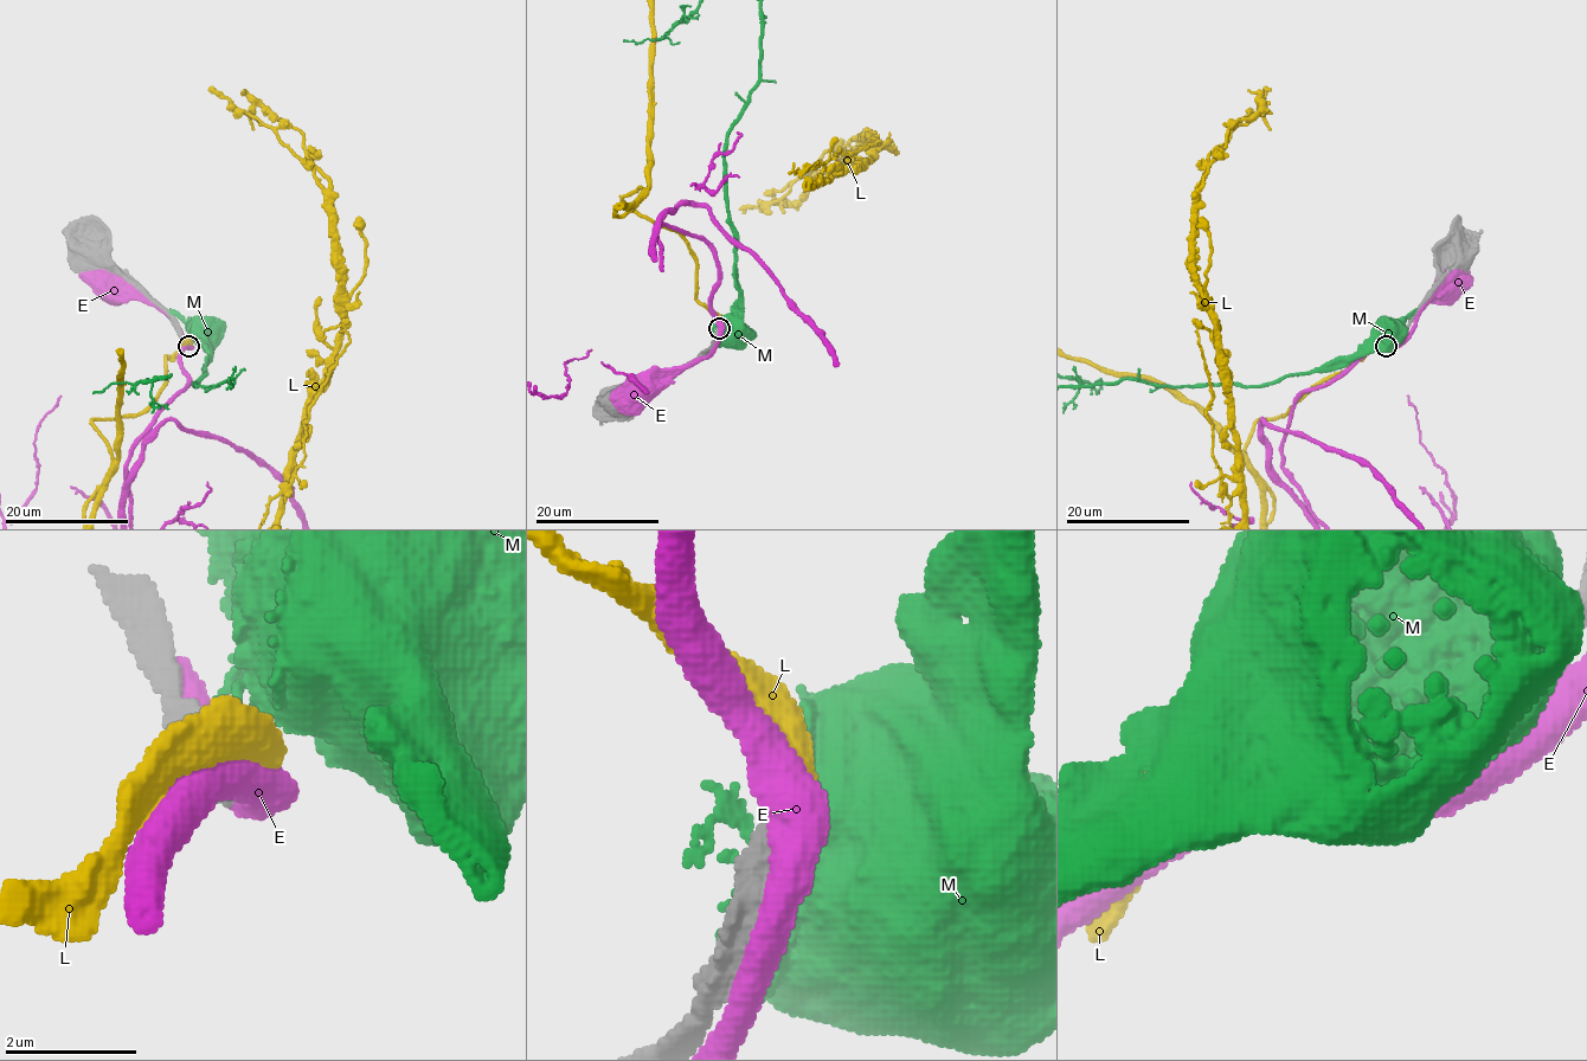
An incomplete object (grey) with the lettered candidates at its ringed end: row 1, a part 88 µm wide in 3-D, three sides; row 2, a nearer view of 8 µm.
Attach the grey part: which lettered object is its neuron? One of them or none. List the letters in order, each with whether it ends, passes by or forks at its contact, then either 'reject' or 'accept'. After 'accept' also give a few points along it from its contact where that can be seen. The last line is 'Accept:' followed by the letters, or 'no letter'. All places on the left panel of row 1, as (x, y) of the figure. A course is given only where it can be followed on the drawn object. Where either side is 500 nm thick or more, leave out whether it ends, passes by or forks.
E: reject
L: it ends there; accept
M: it ends there; reject
Accept: L

